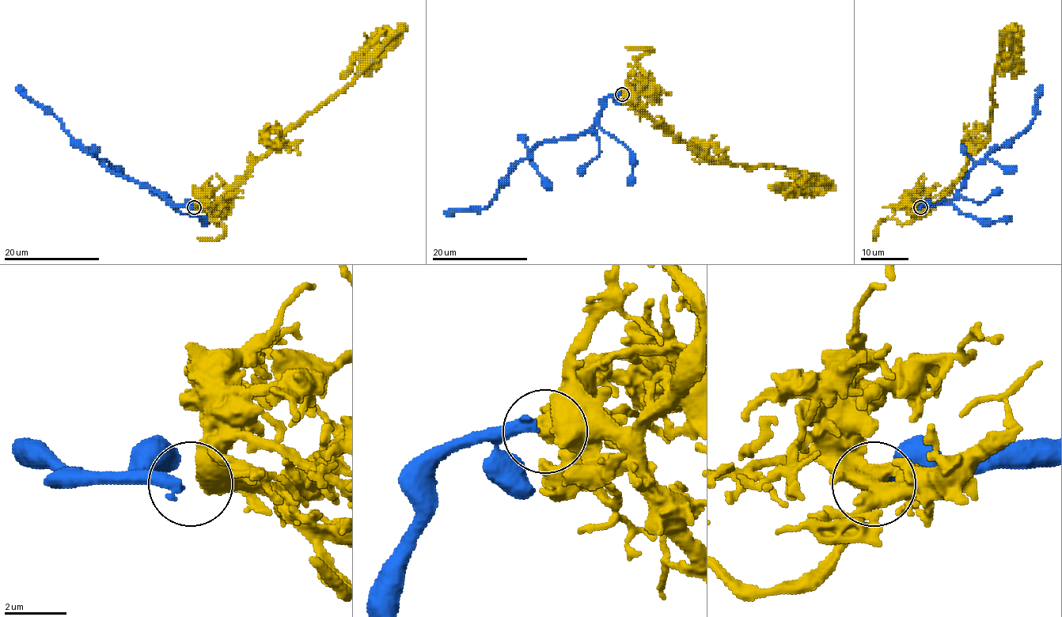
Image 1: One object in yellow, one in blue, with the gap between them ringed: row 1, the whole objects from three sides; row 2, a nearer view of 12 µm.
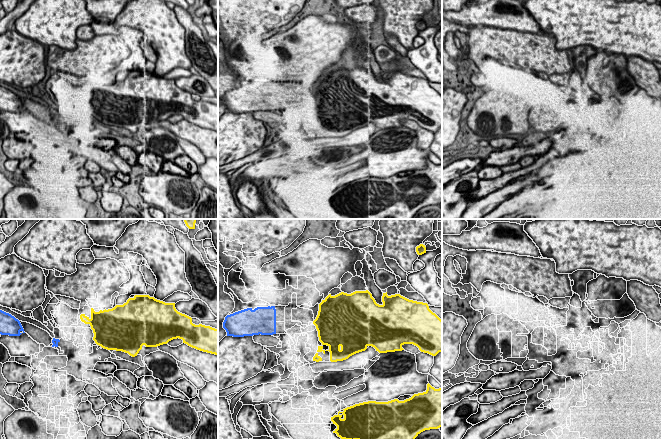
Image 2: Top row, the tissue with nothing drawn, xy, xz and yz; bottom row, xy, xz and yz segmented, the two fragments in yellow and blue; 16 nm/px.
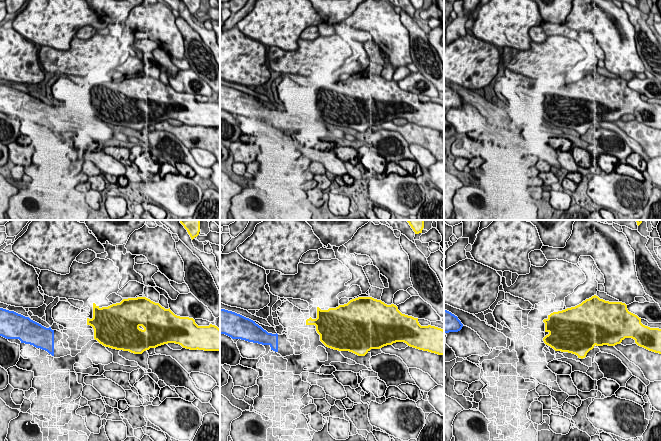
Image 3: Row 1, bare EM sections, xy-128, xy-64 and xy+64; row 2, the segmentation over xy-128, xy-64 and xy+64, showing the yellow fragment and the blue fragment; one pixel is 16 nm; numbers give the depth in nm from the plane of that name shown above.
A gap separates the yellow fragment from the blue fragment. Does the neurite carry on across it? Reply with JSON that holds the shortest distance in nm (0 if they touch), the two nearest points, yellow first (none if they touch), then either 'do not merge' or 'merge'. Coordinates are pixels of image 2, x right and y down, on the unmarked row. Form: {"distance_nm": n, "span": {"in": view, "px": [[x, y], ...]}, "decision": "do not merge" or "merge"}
{"distance_nm": 480, "span": {"in": "xy", "px": [[81, 96], [59, 116]]}, "decision": "do not merge"}

